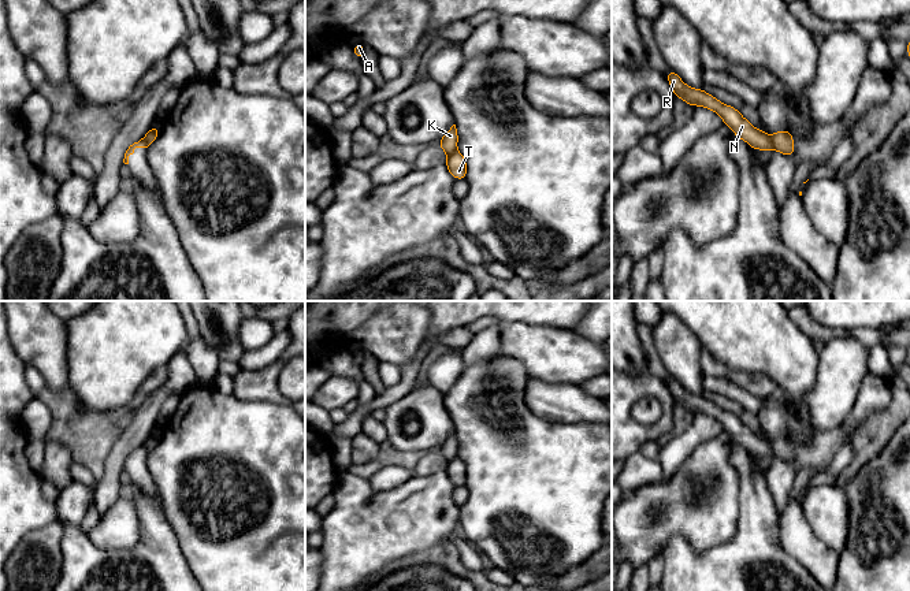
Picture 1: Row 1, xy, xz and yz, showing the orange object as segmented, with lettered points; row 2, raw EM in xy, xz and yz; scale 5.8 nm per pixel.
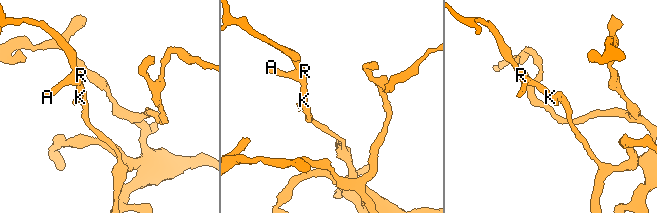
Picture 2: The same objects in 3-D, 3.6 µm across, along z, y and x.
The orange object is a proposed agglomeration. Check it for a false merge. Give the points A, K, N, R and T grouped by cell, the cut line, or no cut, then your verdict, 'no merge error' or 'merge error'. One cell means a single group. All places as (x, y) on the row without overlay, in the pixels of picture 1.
A K N R / T; cut in yz along (768, 442), (775, 454); merge error

